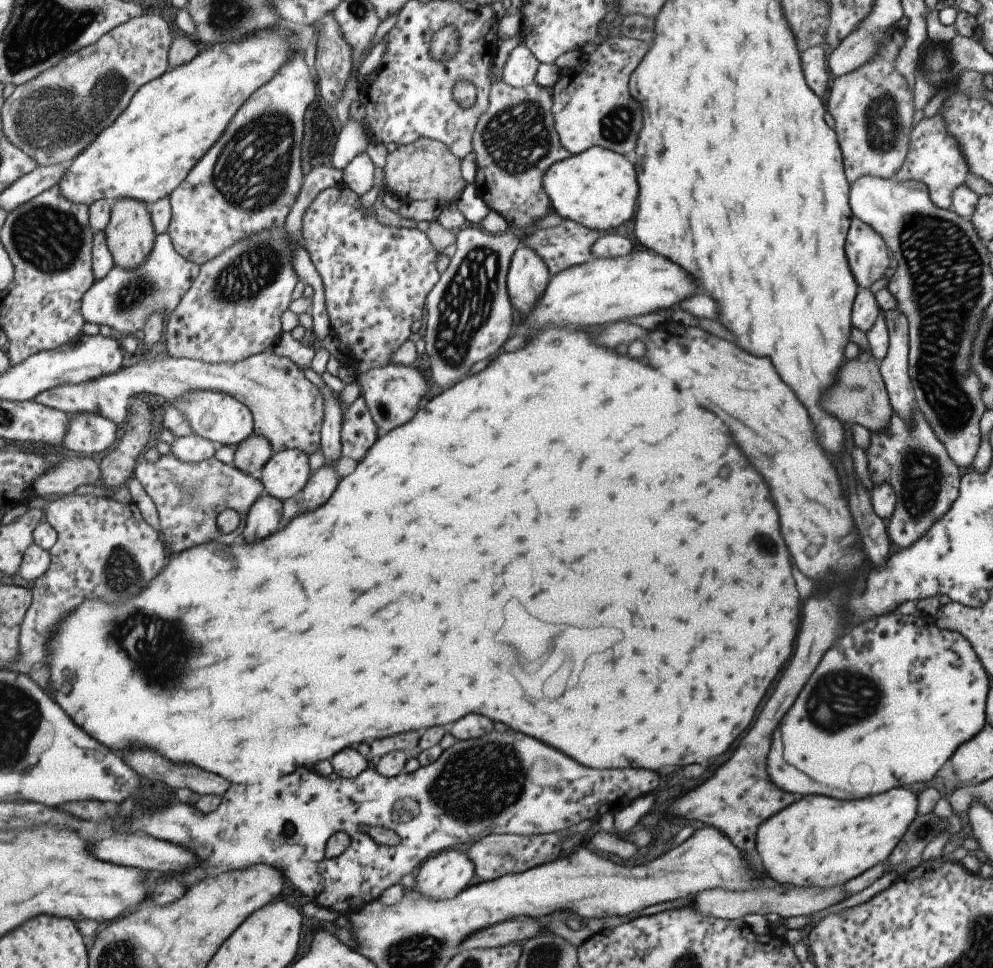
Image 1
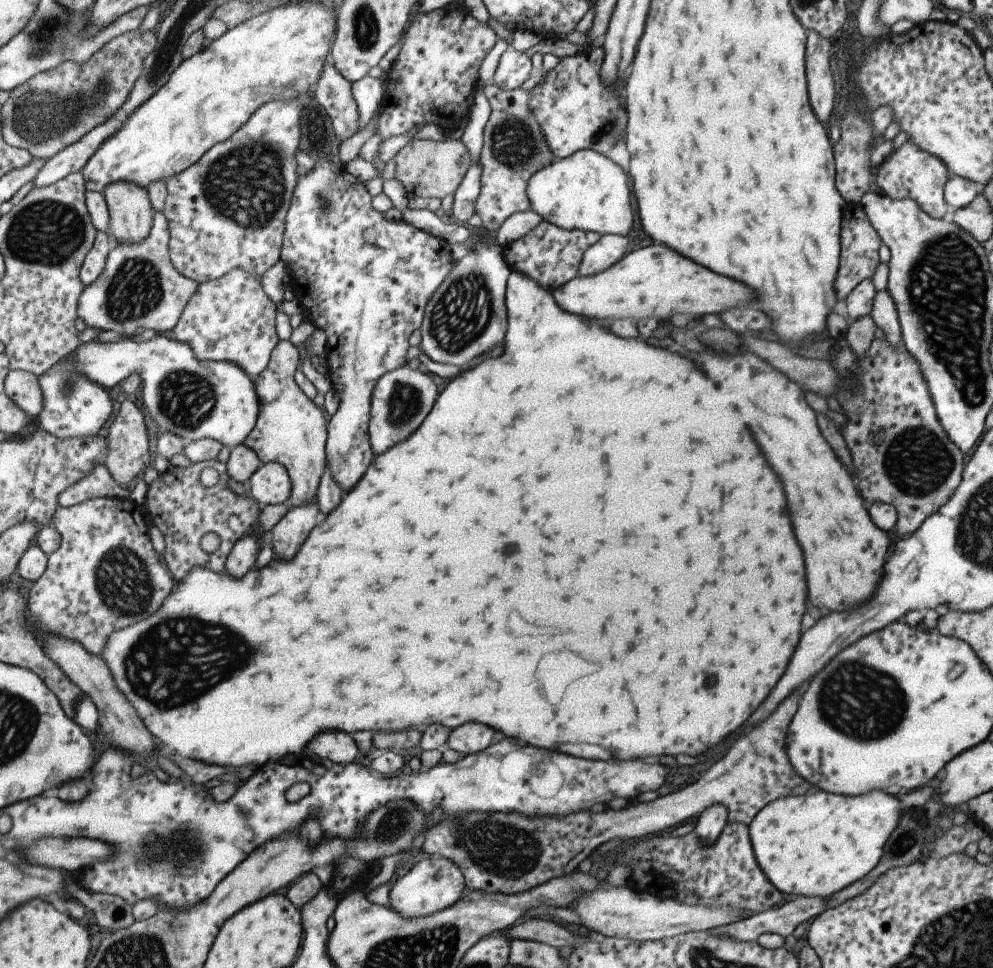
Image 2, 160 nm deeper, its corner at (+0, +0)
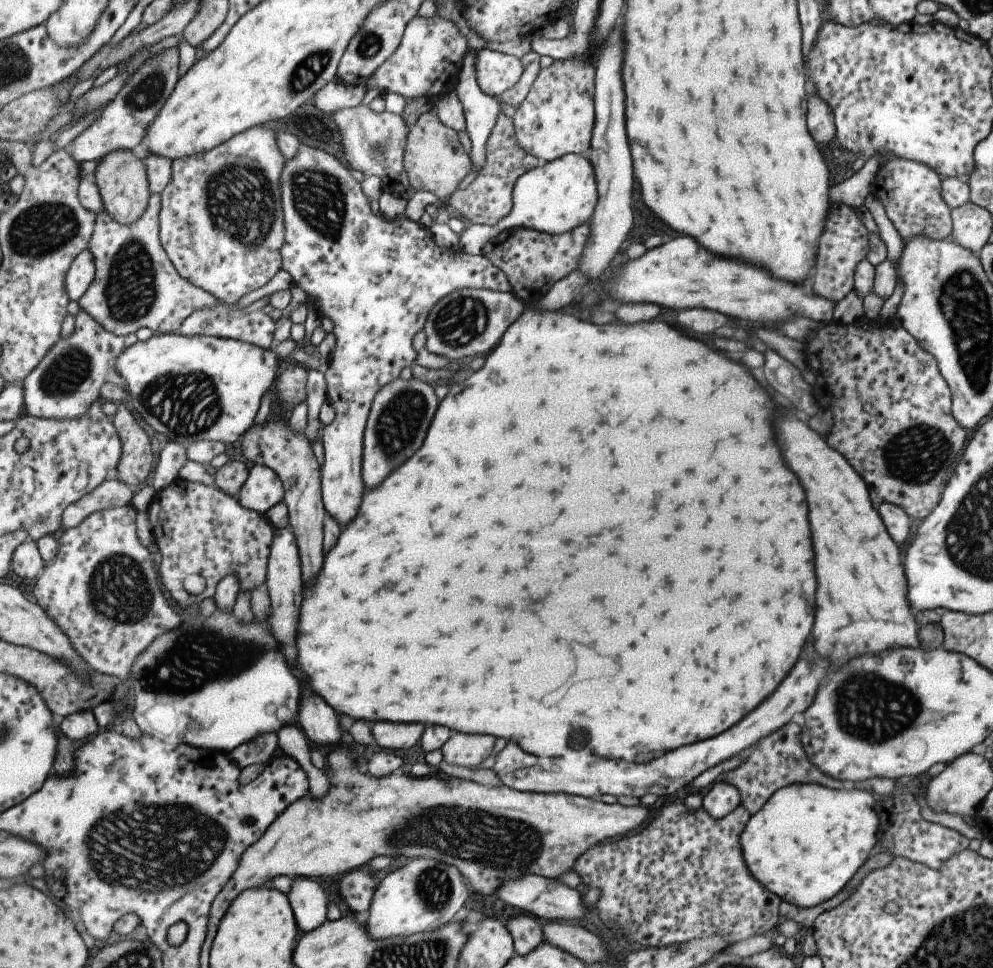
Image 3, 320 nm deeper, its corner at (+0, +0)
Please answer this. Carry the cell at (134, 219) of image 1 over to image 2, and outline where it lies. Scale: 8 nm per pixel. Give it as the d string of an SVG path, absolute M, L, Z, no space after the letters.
M117 181L107 185L103 194L110 210L110 236L119 242L144 241L156 213L148 190L131 181Z

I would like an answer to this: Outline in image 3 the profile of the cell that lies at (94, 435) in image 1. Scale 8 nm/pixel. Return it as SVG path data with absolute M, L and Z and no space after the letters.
M79 306L74 331L67 338L61 337L23 381L26 414L48 419L82 417L97 401L102 401L101 389L107 383L126 387L124 378L116 369L116 363L118 357L130 346L137 344L137 341L135 334L122 337L108 331Z

